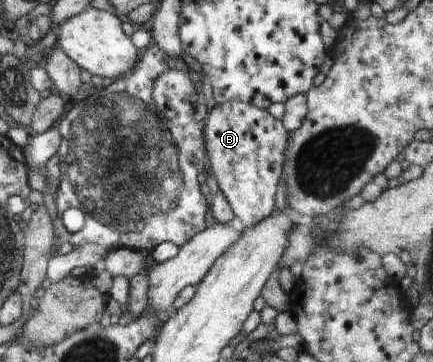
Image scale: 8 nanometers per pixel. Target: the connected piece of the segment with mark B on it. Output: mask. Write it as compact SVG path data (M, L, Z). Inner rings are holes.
M242 100L216 104L206 118L205 138L210 160L209 173L216 177L219 191L225 195L234 215L246 228L255 226L274 211L276 185L282 175L282 165L285 165L284 151L288 151L289 147L289 135L286 135L284 126L280 121L276 121L268 110L253 103L242 103Z

